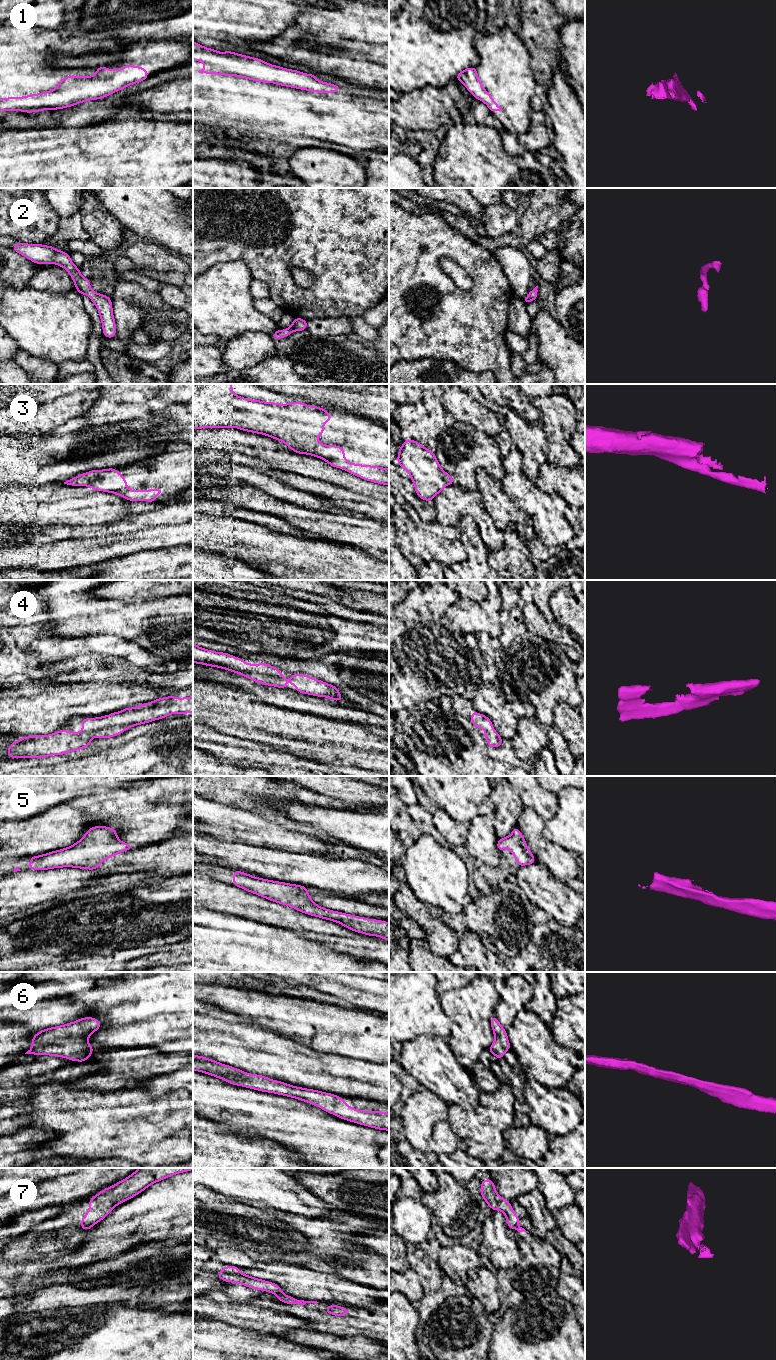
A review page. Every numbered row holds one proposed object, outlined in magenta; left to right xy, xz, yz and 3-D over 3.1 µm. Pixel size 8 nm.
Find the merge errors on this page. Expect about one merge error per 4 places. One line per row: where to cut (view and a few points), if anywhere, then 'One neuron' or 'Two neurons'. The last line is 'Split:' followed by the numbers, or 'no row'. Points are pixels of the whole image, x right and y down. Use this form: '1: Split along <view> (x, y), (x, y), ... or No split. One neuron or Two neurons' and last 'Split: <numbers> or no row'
1: Split along yz (469, 91), (483, 89), (495, 103). Two neurons
2: No split. One neuron
3: No split. One neuron
4: No split. One neuron
5: No split. One neuron
6: No split. One neuron
7: Split along xz (283, 1294), (278, 1296). Two neurons
Split: 1, 7

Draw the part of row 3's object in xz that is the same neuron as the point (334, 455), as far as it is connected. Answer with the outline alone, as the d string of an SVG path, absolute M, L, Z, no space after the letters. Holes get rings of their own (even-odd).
M193 384L193 429L231 428L269 436L285 443L298 454L325 460L332 467L343 469L364 480L389 486L389 468L346 462L342 446L321 444L316 437L324 434L324 422L332 417L329 410L293 401L288 404L251 400L234 394L232 384Z

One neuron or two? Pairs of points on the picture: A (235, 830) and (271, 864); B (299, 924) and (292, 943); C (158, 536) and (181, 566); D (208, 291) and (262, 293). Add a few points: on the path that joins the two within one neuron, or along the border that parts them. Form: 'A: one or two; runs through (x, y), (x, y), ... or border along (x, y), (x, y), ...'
A: two; border along (243, 842), (253, 845)
B: two; border along (273, 926), (290, 929), (317, 943)
C: two; border along (176, 546), (169, 549)
D: two; border along (252, 277), (249, 283), (249, 293), (254, 299)

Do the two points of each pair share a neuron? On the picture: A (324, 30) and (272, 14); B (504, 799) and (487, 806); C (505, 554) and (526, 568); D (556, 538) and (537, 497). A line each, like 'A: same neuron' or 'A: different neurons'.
A: different neurons
B: different neurons
C: same neuron
D: same neuron

